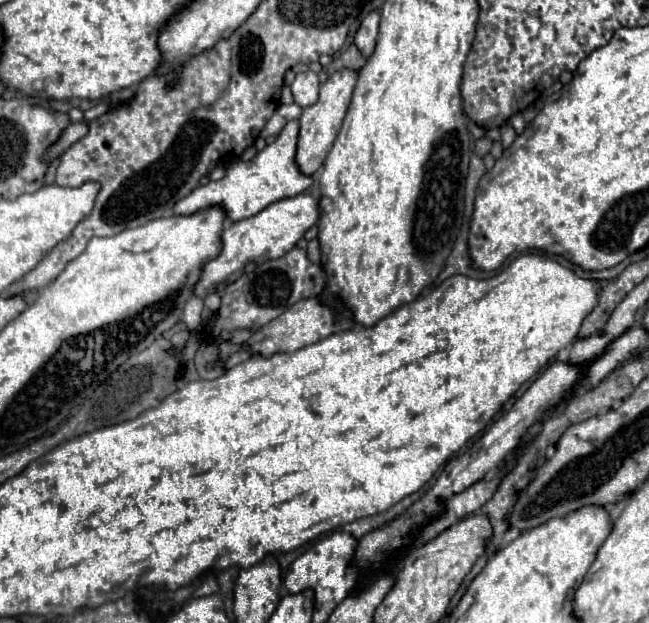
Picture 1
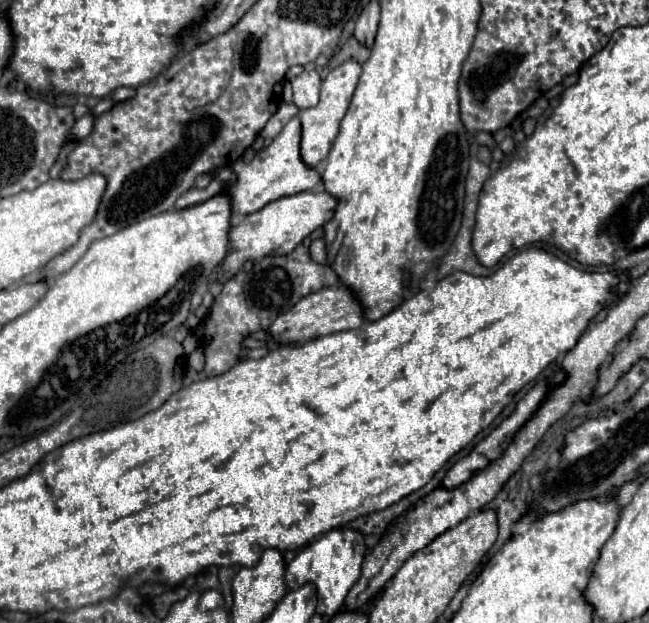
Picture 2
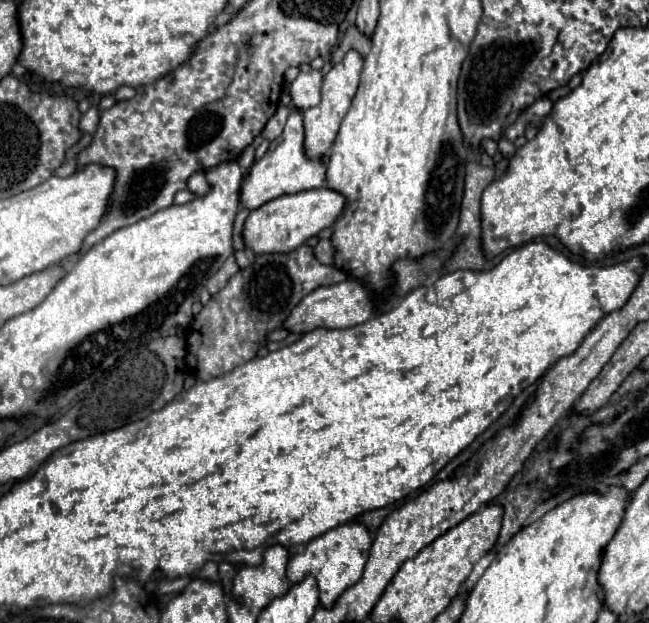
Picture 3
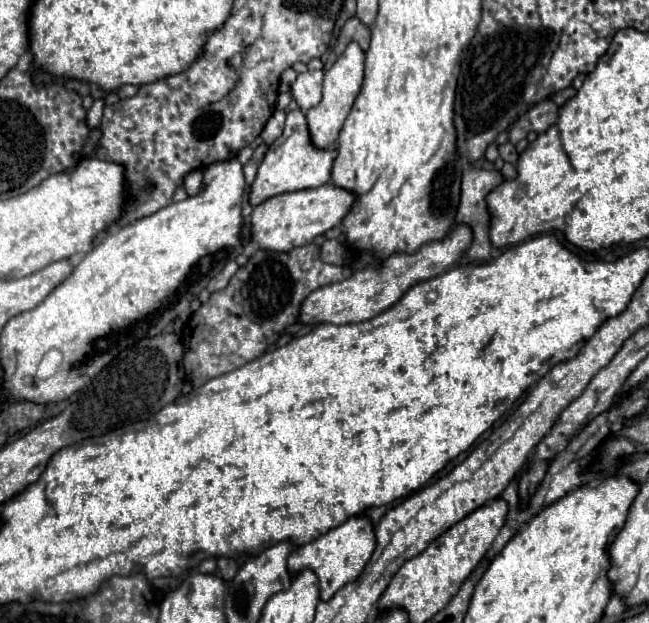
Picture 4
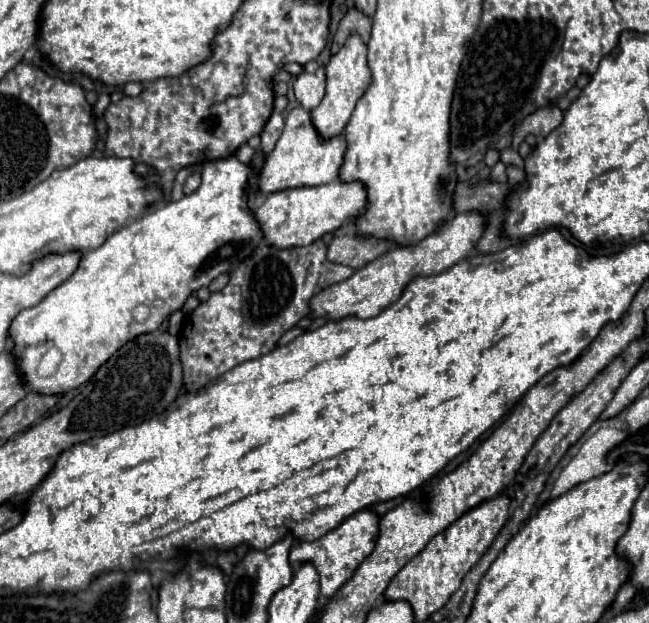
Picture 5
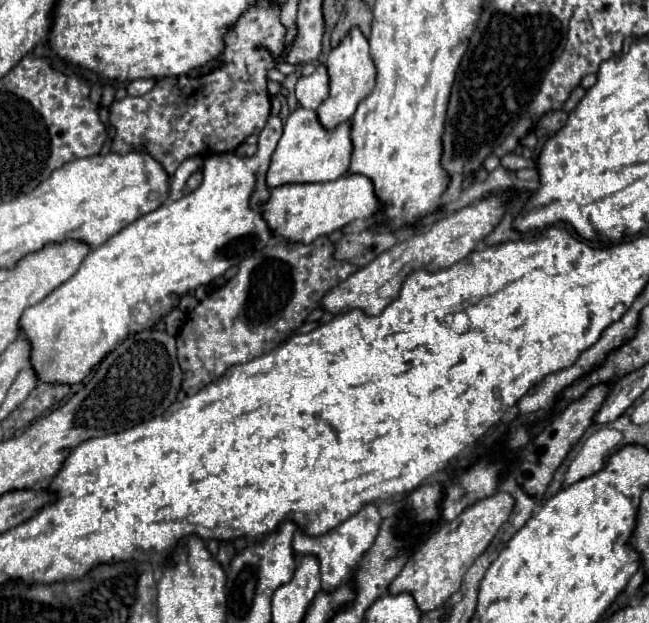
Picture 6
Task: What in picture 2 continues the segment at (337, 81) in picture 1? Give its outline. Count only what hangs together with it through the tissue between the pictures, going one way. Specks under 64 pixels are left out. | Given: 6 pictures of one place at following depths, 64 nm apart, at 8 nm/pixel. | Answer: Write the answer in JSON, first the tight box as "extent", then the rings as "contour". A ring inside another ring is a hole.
{"extent":[300,60,362,166],"contour":[[[346,60],[344,64],[340,64],[338,68],[330,70],[330,74],[326,76],[326,80],[322,82],[322,92],[320,92],[320,102],[312,108],[306,108],[306,110],[300,110],[300,122],[302,122],[302,144],[300,144],[300,156],[302,160],[308,164],[308,166],[318,166],[330,152],[332,148],[332,142],[338,134],[338,126],[340,126],[340,120],[344,118],[348,106],[350,106],[350,100],[352,100],[352,94],[356,90],[356,84],[358,84],[358,78],[360,78],[360,72],[362,72],[362,66],[356,62],[356,60]]]}

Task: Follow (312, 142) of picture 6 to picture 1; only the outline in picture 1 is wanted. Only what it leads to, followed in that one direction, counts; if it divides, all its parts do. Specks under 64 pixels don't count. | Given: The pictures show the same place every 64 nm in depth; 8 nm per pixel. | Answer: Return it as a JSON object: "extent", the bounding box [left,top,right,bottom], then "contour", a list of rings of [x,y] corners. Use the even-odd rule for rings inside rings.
{"extent":[174,120,314,220],"contour":[[[290,120],[282,134],[276,136],[276,140],[272,144],[268,144],[262,152],[258,152],[252,160],[242,162],[242,160],[234,160],[232,164],[226,166],[226,176],[218,182],[208,182],[206,186],[198,186],[194,188],[186,198],[182,198],[180,202],[176,202],[174,206],[174,214],[192,214],[198,210],[204,210],[208,206],[220,204],[226,210],[226,216],[230,220],[242,220],[242,218],[250,218],[254,214],[258,214],[262,208],[266,208],[268,204],[288,198],[288,196],[296,196],[302,194],[304,190],[308,190],[314,184],[314,176],[306,176],[300,172],[298,164],[296,164],[296,142],[298,142],[298,120]]]}

